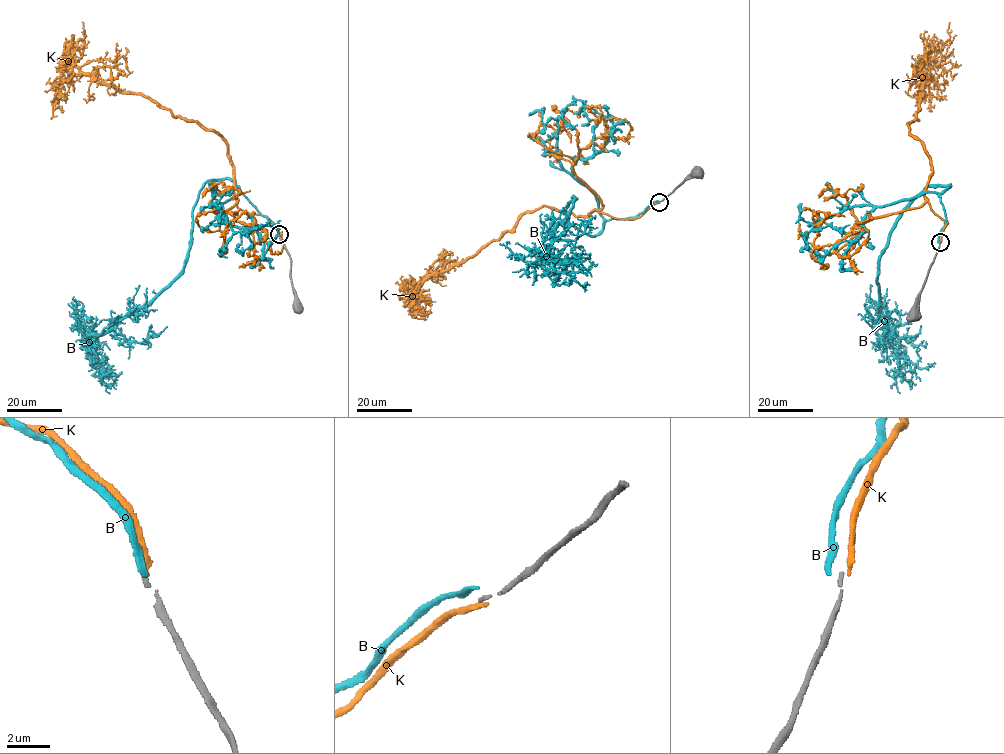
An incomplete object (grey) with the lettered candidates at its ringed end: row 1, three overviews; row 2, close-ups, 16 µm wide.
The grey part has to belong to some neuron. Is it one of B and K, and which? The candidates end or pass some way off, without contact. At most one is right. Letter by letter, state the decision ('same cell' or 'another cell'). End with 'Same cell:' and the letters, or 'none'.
B: another cell
K: another cell
Same cell: none

